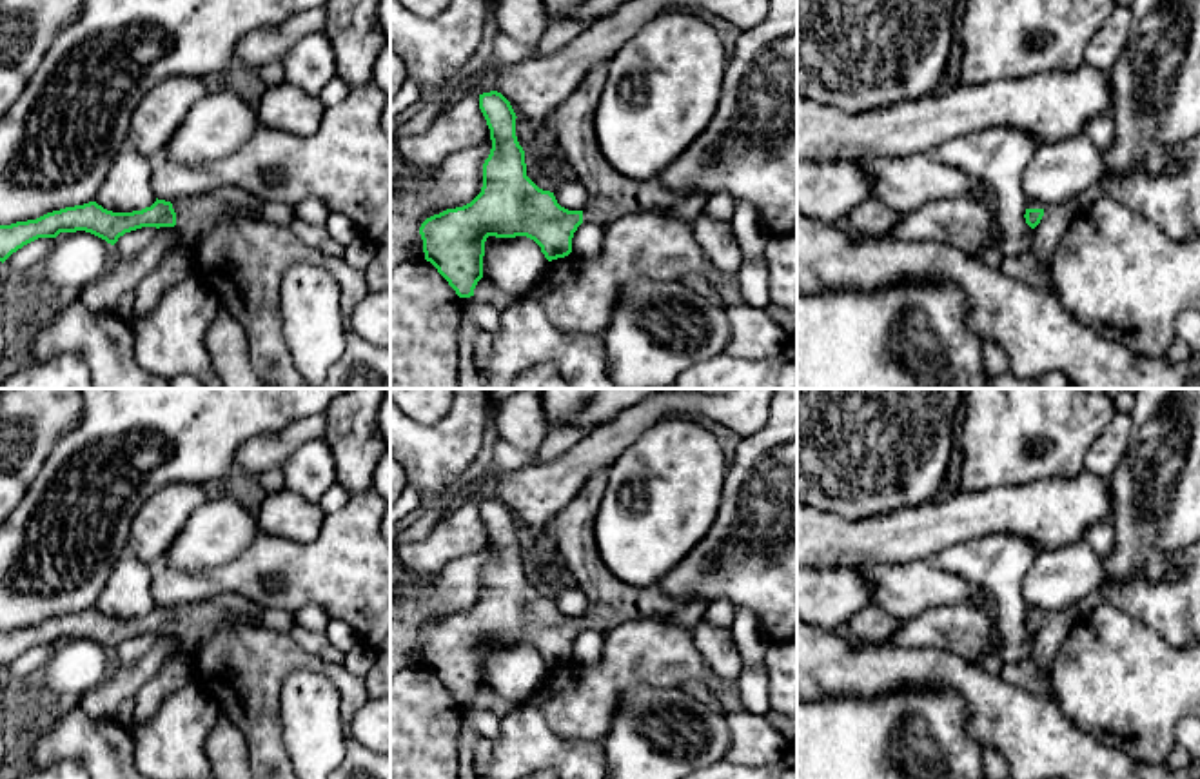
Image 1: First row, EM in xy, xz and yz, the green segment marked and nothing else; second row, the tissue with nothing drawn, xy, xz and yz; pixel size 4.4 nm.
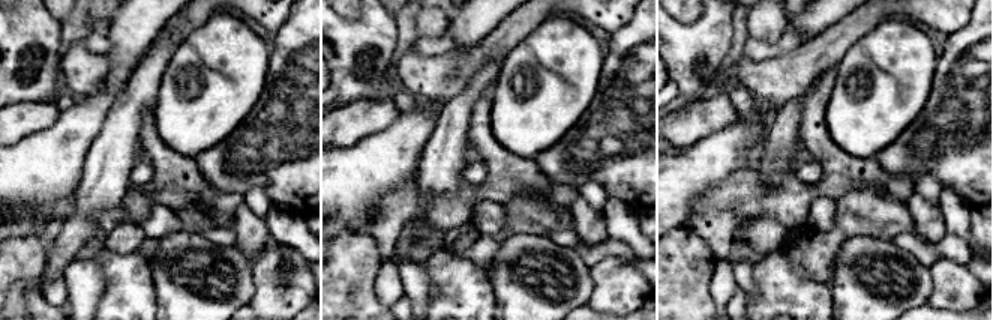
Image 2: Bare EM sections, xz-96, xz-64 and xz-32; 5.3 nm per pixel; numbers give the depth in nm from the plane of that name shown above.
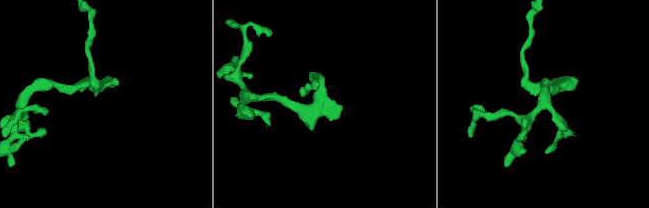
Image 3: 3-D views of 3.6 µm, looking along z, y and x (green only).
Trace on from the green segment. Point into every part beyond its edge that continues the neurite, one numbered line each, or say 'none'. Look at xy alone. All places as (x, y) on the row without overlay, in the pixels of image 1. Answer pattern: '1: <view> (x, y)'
1: xy (196, 623)

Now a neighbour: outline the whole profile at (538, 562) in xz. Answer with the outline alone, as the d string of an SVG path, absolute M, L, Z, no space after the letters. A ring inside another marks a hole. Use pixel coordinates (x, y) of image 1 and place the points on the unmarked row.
M552 521L543 528L541 536L534 539L532 548L523 556L526 583L530 587L536 581L550 583L550 568L556 554L559 554L559 541Z

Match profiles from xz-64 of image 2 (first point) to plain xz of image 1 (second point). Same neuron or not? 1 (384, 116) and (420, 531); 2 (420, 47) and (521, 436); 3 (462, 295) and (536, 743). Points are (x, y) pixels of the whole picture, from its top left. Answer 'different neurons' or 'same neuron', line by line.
1: different neurons
2: different neurons
3: same neuron

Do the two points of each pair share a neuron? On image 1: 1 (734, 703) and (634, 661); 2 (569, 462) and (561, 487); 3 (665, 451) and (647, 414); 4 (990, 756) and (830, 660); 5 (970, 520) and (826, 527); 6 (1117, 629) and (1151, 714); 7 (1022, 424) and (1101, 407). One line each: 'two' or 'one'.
1: one
2: one
3: two
4: two
5: one
6: one
7: one

